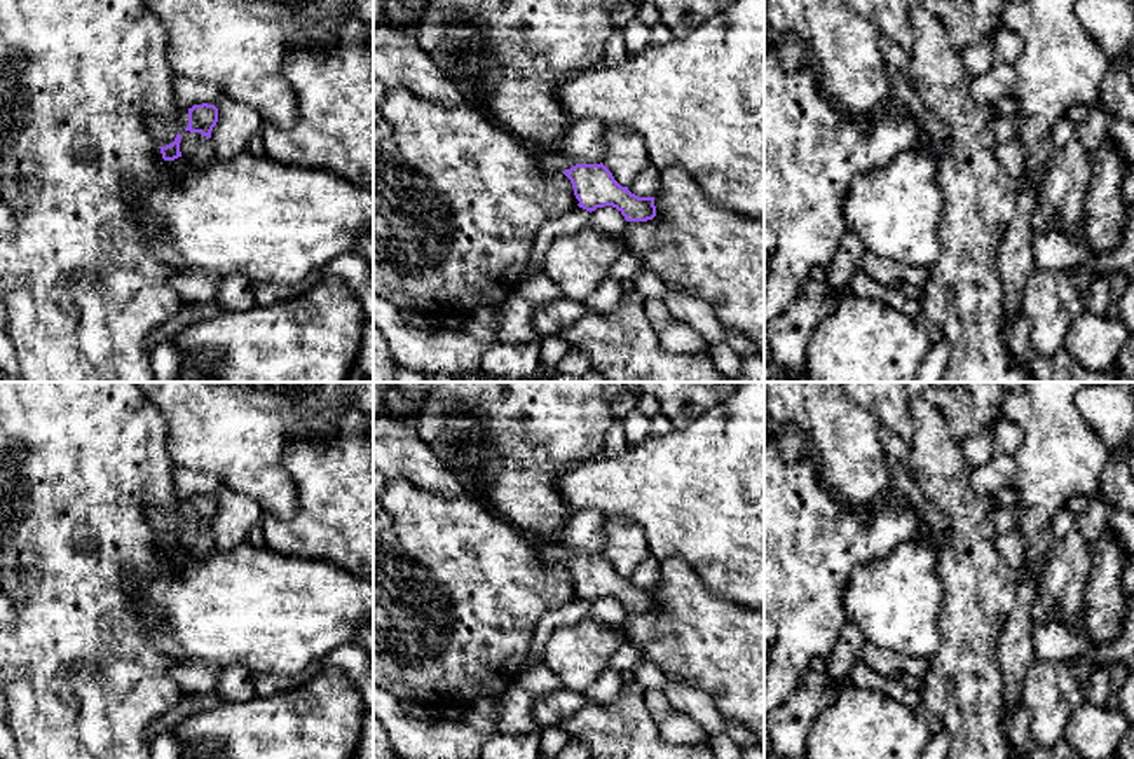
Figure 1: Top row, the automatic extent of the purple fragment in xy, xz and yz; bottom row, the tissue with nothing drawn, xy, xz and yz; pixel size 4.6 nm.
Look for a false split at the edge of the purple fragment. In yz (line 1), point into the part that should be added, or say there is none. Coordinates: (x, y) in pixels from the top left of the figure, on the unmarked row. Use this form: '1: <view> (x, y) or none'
1: none

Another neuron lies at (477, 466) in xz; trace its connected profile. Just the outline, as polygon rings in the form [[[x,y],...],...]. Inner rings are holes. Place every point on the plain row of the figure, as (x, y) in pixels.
[[[450,410],[443,422],[445,438],[455,448],[447,468],[462,480],[466,492],[482,503],[488,483],[499,473],[497,455],[487,450],[480,438],[483,426],[483,421],[469,410]]]

